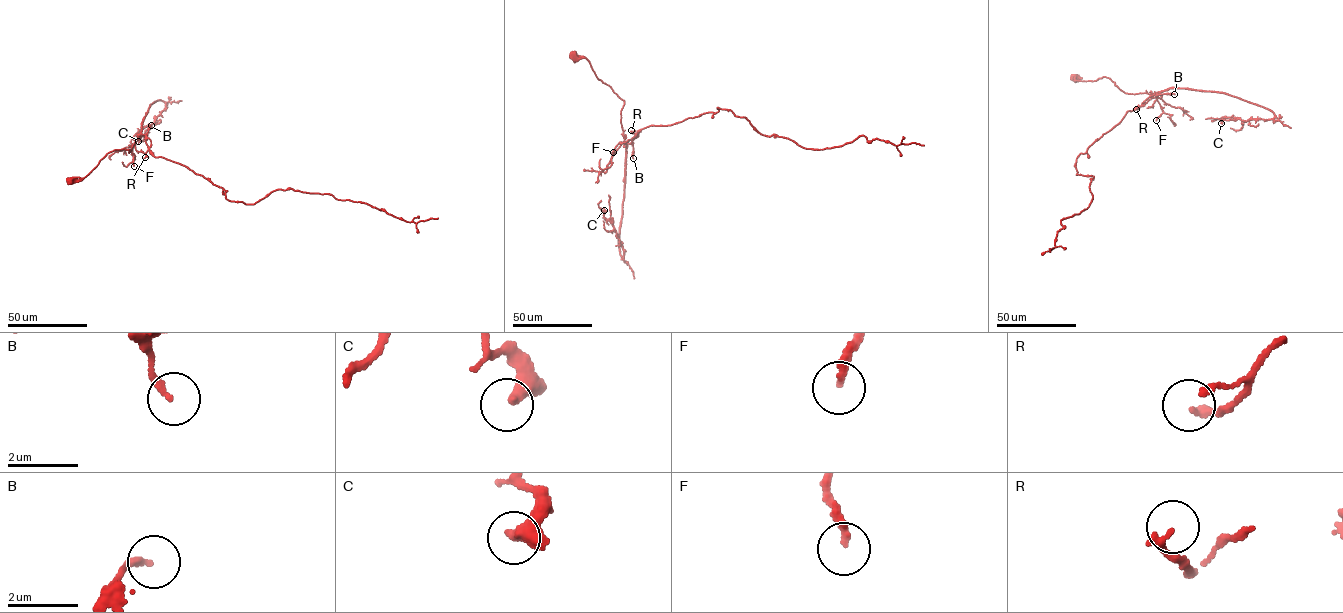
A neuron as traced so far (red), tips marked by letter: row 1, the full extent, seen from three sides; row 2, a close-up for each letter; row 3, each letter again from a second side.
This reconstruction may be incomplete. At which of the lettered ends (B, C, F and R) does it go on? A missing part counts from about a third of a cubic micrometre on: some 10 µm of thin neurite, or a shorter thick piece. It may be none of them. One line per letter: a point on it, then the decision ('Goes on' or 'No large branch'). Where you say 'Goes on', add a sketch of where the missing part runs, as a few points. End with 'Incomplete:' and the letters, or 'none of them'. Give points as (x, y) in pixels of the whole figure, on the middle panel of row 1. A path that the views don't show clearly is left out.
B: Place: (633, 158). No large branch
C: Place: (604, 210). No large branch
F: Place: (613, 152). No large branch
R: Place: (631, 130). Goes on. Course of what is missing: (631, 130), (619, 132)
Incomplete: R

